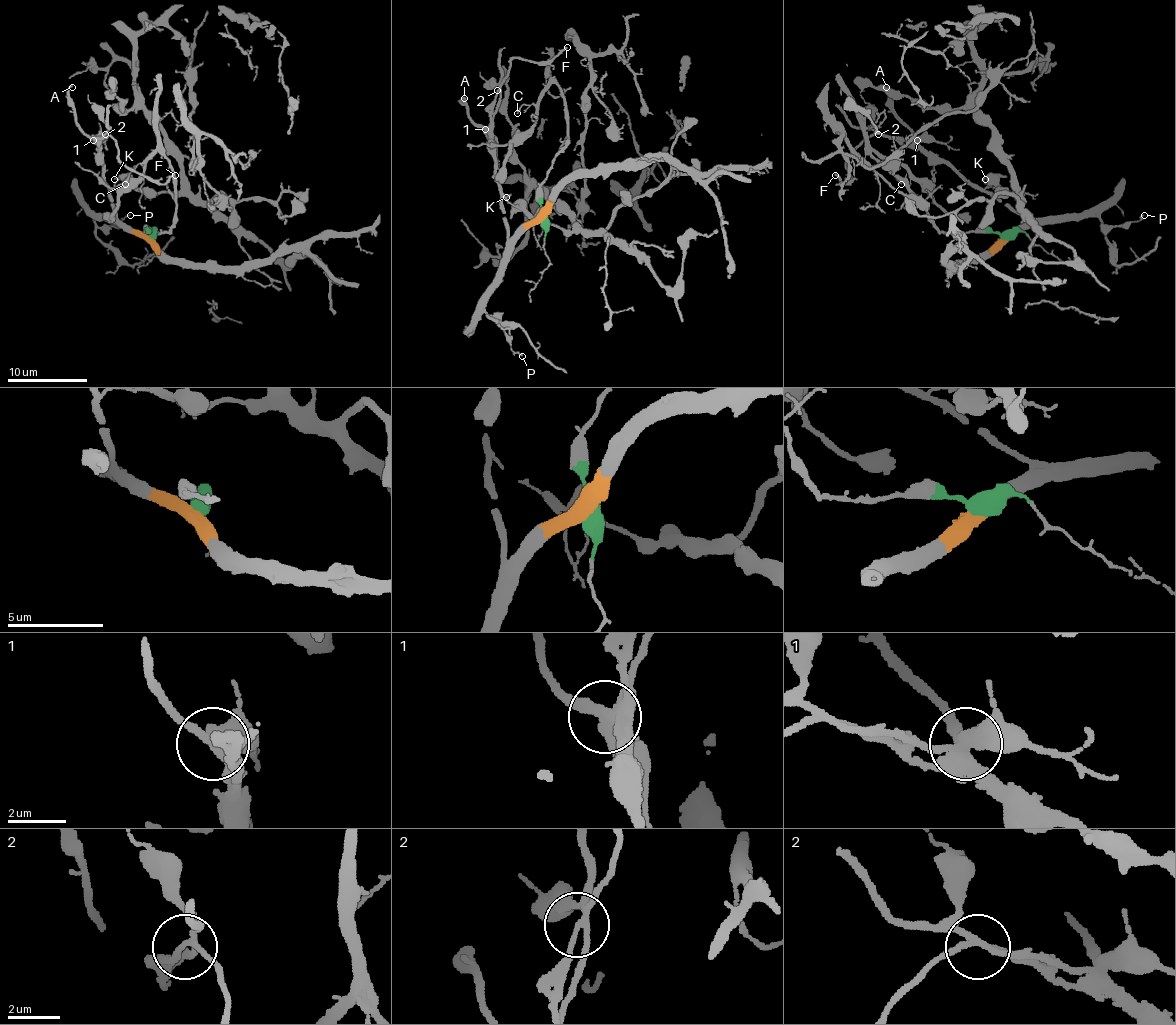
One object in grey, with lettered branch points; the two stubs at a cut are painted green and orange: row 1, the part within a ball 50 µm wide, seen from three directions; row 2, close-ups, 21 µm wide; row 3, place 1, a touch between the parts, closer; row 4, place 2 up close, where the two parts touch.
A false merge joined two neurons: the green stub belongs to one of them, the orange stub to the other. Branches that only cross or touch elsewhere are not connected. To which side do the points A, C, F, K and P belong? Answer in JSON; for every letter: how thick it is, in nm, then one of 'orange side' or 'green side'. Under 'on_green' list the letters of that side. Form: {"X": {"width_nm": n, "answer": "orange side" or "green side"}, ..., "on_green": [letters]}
{"A": {"width_nm": 200, "answer": "orange side"}, "C": {"width_nm": 140, "answer": "green side"}, "F": {"width_nm": 200, "answer": "orange side"}, "K": {"width_nm": 110, "answer": "orange side"}, "P": {"width_nm": 140, "answer": "orange side"}, "on_green": ["C"]}

